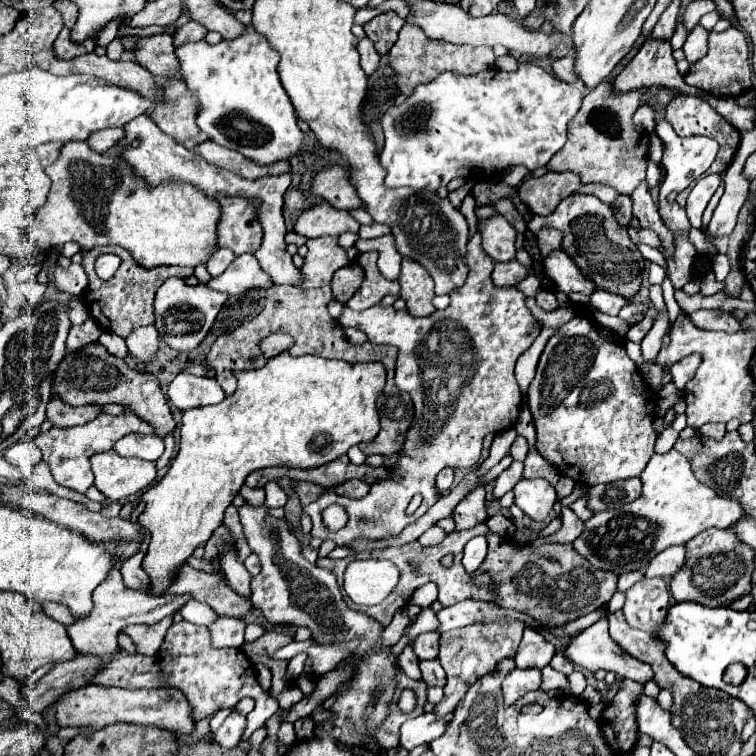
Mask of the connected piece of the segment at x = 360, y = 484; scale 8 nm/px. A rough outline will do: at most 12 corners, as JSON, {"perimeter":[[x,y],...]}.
{"perimeter":[[348,480],[334,490],[351,499],[364,498],[370,484],[364,480]]}

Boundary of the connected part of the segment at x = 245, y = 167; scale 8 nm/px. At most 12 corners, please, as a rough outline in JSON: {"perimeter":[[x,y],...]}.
{"perimeter":[[210,140],[194,148],[206,162],[248,180],[290,172],[290,162],[256,166]]}

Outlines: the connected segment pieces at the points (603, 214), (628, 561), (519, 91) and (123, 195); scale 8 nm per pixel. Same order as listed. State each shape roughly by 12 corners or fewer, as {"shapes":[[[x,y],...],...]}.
{"shapes":[[[564,198],[528,228],[556,228],[598,290],[632,300],[644,258],[610,204]],[[674,448],[638,500],[592,514],[574,548],[602,570],[646,568],[740,502],[700,484]],[[442,72],[380,118],[386,188],[536,170],[586,88]],[[66,142],[30,242],[146,268],[218,250],[220,204]]]}

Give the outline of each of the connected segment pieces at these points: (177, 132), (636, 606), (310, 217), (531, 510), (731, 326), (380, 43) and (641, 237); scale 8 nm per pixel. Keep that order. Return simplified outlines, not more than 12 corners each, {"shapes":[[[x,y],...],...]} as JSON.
{"shapes":[[[182,78],[150,112],[178,142],[198,136],[198,98]],[[642,578],[626,592],[632,628],[656,634],[668,614],[662,578]],[[328,202],[306,210],[294,232],[306,238],[358,232],[348,210]],[[522,478],[516,506],[532,520],[546,520],[556,490],[550,482]],[[696,310],[688,314],[694,326],[736,332],[740,324],[728,312]],[[382,12],[362,28],[380,54],[396,42],[404,20]],[[630,228],[632,240],[636,244],[648,244],[652,248],[660,246],[660,238],[642,230],[640,234]]]}

